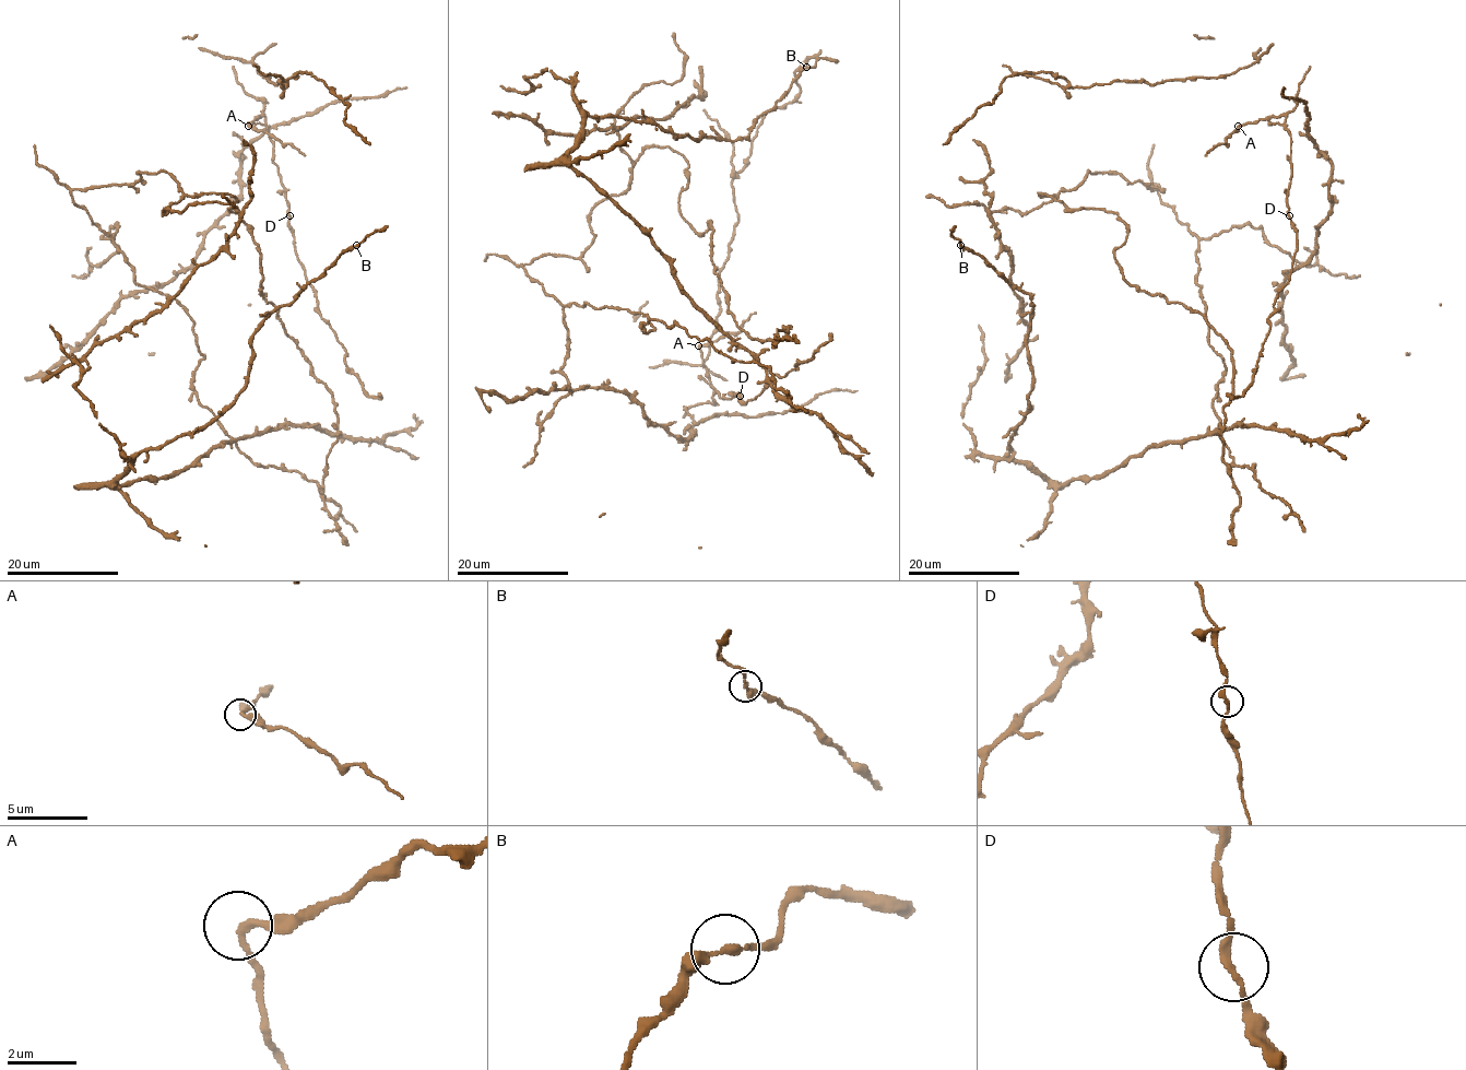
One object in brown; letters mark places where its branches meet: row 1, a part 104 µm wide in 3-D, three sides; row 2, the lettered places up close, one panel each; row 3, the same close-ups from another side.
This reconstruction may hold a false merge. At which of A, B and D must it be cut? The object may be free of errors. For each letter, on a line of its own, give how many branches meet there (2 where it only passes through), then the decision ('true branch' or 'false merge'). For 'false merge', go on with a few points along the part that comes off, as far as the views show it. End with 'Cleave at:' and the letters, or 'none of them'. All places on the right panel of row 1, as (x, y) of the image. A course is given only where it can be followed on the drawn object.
A: 2 branches meet; true branch
B: 2 branches meet; true branch
D: 2 branches meet; true branch
Cleave at: none of them

